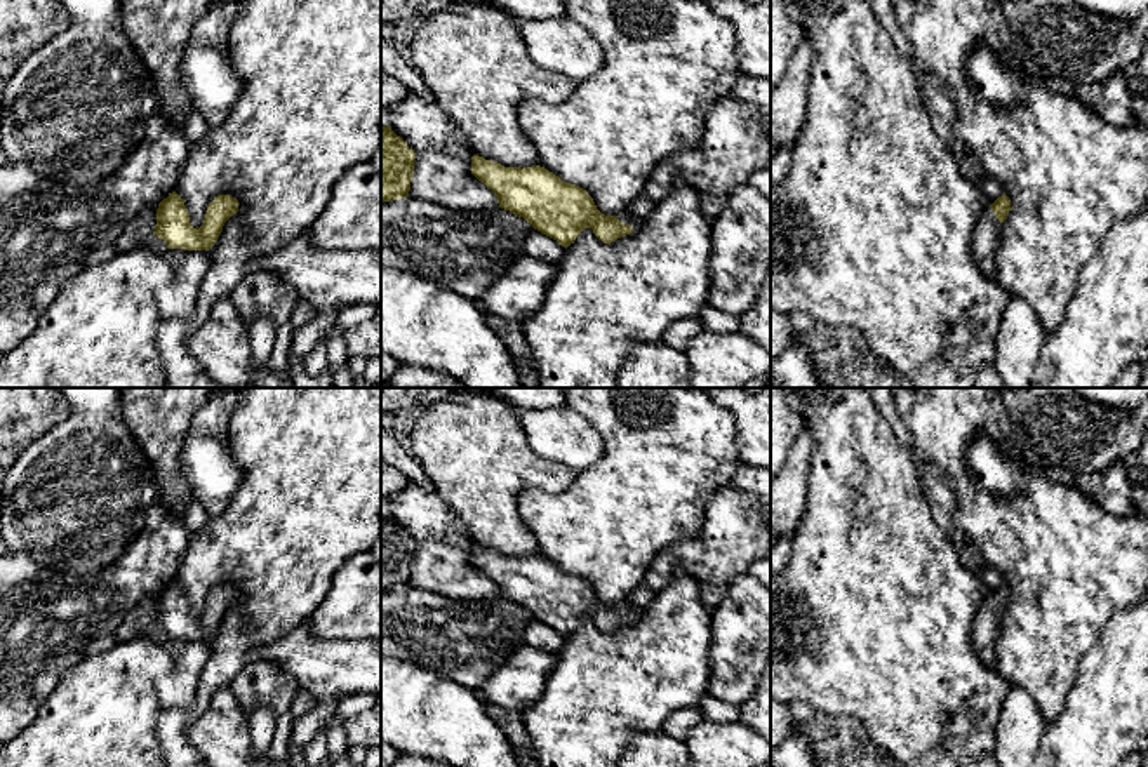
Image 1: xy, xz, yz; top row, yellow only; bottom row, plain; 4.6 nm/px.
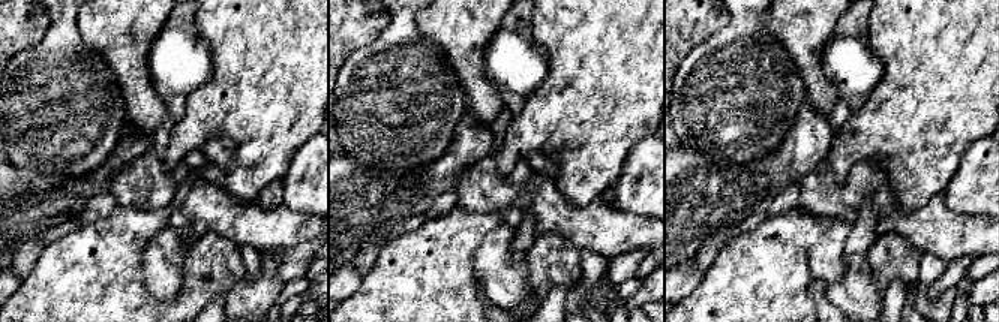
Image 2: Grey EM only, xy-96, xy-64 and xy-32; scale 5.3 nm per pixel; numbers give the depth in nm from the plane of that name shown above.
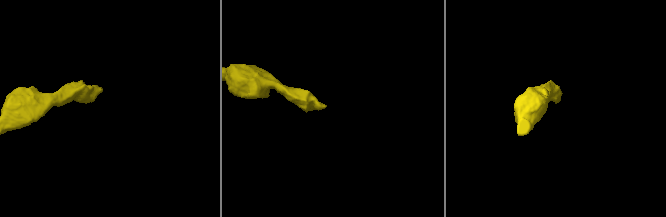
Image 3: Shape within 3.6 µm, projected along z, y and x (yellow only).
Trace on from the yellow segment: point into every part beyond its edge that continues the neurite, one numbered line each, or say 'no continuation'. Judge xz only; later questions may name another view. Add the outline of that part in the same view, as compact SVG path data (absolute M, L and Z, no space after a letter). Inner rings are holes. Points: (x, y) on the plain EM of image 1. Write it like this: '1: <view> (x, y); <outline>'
1: xz (625, 606); M628 598L619 602L616 607L619 610L630 614L633 619L638 619L642 616L642 610L638 607L635 607Z

